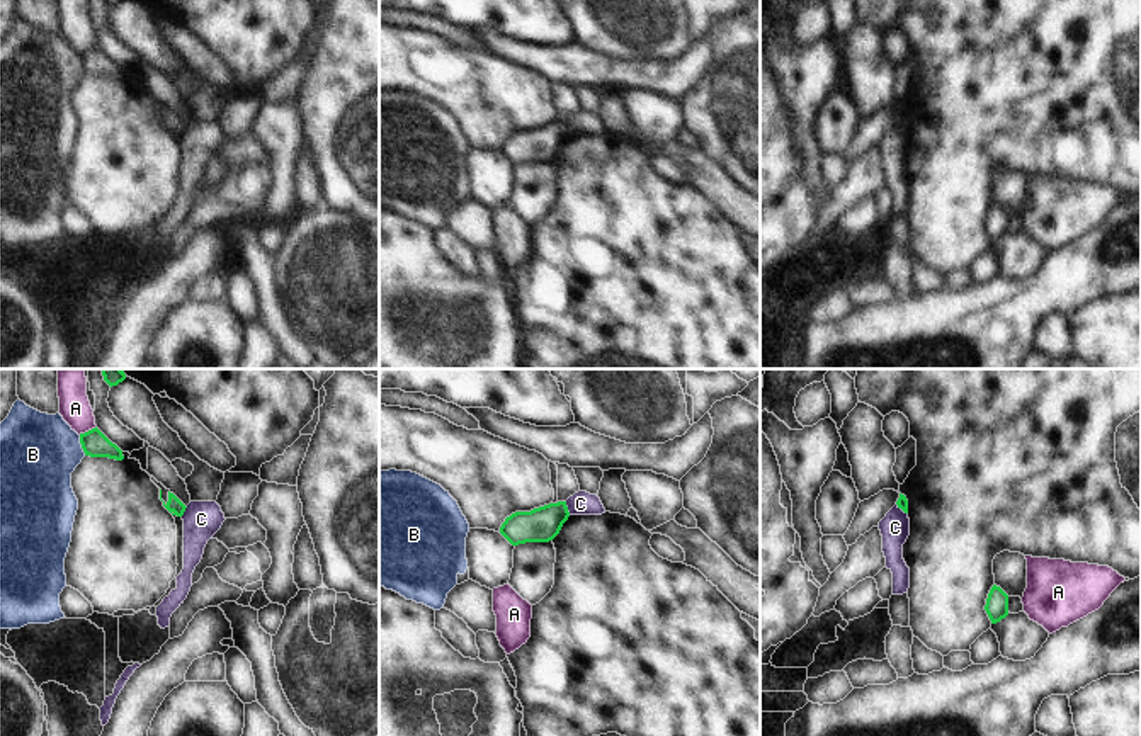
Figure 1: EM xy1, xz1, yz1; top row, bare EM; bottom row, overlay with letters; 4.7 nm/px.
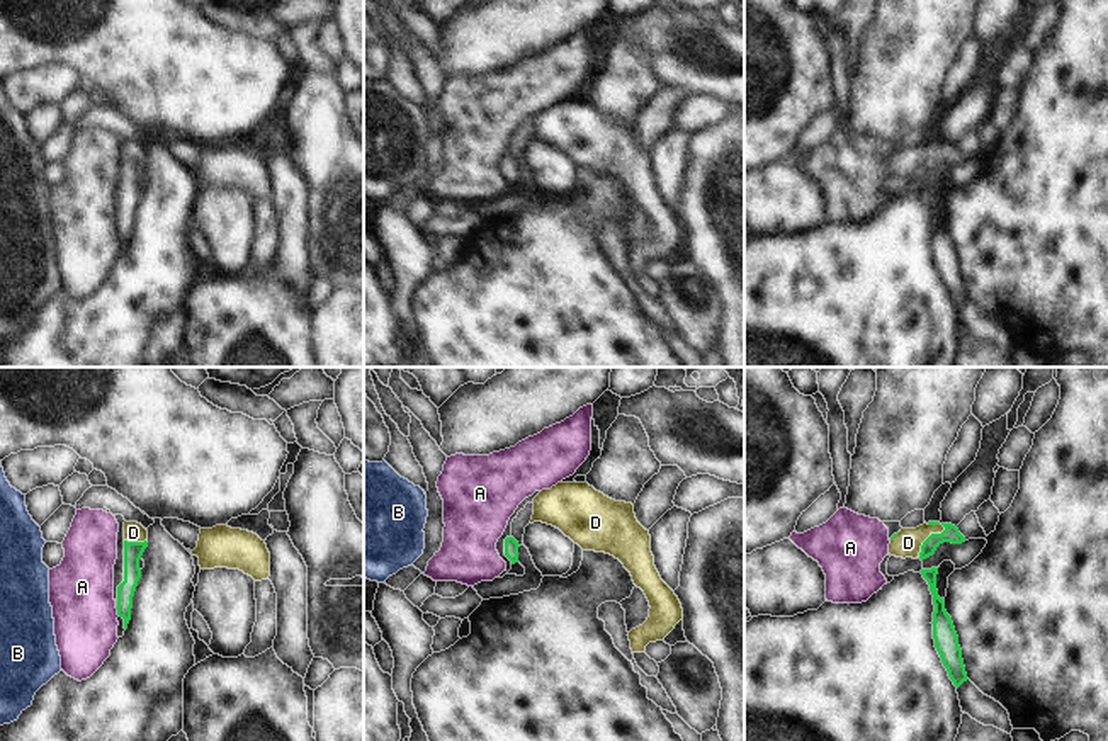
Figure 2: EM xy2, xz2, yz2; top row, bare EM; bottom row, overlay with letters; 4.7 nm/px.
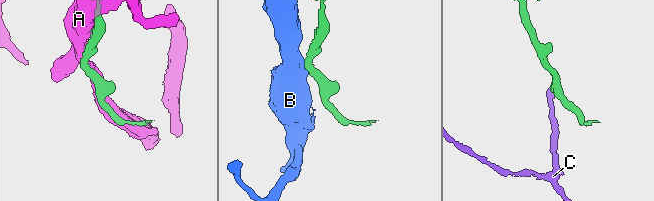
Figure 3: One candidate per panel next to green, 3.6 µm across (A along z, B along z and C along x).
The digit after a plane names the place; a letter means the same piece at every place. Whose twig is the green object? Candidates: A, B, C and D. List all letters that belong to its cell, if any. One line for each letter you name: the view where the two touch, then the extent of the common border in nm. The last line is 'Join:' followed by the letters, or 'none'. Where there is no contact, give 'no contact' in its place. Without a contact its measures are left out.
D: meets green in yz2; contact 200 nm long
Join: D

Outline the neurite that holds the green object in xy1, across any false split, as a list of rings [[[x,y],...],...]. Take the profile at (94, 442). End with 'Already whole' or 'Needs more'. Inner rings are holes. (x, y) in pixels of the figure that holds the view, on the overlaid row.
[[[97,427],[80,433],[80,444],[85,456],[90,457],[109,457],[116,461],[122,461],[122,450],[112,444]]]. Already whole.

